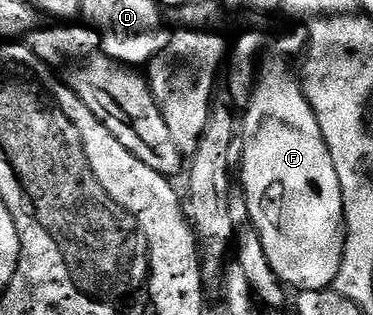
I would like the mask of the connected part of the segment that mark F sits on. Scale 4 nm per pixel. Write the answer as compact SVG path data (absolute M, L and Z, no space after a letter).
M273 57L270 61L260 62L259 72L255 77L255 88L252 90L251 96L248 98L249 110L245 113L245 125L243 121L243 141L245 137L245 146L239 149L239 165L241 161L241 185L243 196L247 203L247 211L249 212L249 221L254 229L257 230L259 239L263 239L263 251L267 251L267 263L271 263L271 271L275 271L275 275L280 279L282 285L293 291L303 289L327 289L330 288L335 279L335 275L339 275L339 263L343 259L343 251L345 250L345 216L343 215L343 191L339 187L339 175L335 175L335 163L329 154L327 143L323 139L323 131L319 127L319 119L315 115L315 111L311 107L311 103L307 103L305 92L301 90L300 80L296 76L289 74L289 65L279 58Z

